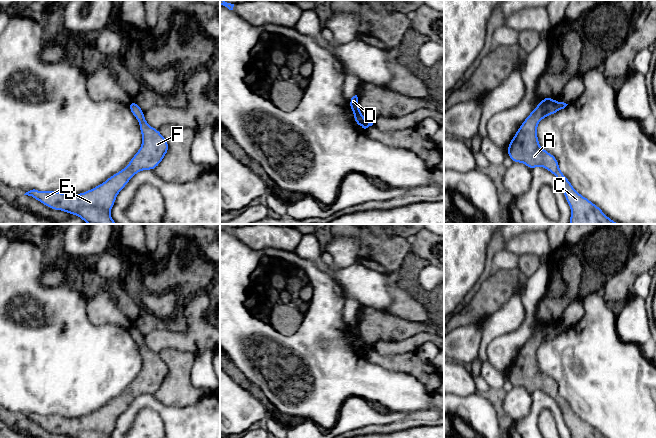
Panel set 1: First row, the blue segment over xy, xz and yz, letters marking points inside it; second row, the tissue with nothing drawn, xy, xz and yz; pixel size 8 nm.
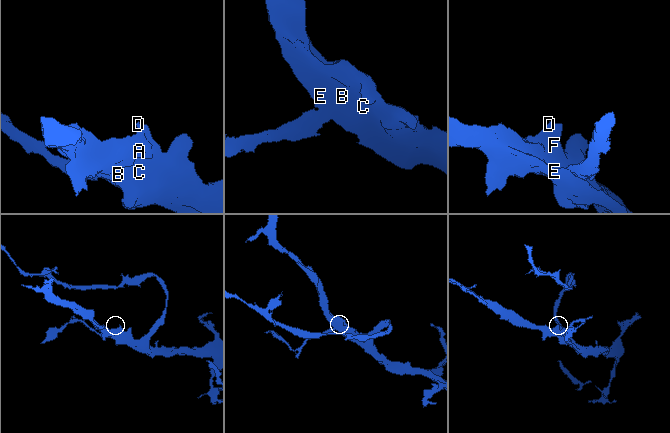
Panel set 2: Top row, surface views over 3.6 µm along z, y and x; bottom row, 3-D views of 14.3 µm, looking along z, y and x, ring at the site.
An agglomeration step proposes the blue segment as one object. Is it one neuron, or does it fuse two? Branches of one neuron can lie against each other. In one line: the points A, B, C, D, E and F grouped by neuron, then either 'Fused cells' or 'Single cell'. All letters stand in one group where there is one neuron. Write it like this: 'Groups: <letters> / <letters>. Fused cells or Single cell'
Groups: A B C D E F. Single cell

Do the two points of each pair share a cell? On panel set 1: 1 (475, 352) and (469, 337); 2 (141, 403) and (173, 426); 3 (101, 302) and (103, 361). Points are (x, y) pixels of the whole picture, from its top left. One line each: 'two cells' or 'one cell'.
1: one cell
2: one cell
3: two cells

